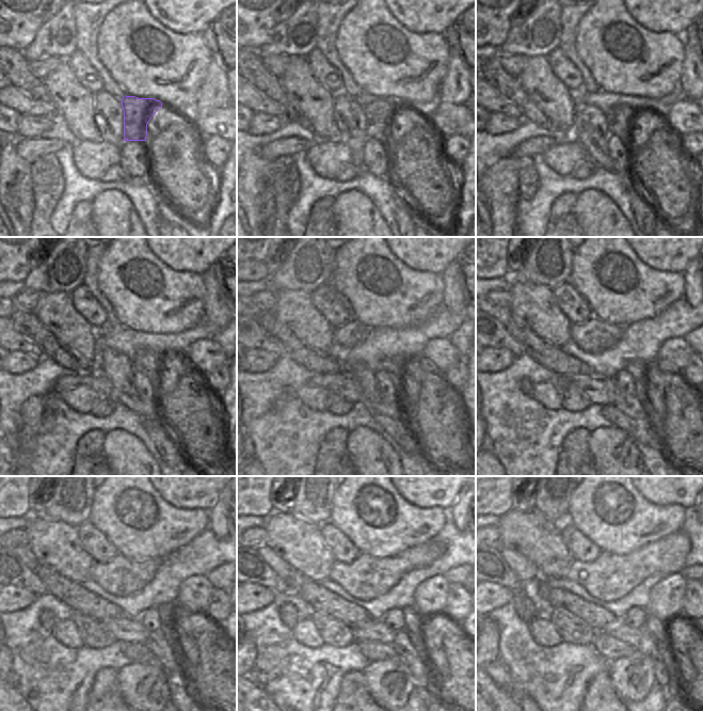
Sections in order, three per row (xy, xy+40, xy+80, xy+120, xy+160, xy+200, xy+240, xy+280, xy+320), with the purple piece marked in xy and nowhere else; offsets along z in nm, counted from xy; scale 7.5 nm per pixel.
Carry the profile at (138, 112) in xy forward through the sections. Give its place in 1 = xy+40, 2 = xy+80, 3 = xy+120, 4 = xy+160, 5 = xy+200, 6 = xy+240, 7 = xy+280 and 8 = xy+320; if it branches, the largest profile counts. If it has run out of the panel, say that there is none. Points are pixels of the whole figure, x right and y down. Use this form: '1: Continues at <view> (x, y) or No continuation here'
1: Continues at xy+40 (379, 113)
2: Continues at xy+80 (622, 123)
3: Continues at xy+120 (146, 362)
4: Continues at xy+160 (398, 370)
5: Continues at xy+200 (638, 370)
6: Continues at xy+240 (172, 622)
7: Continues at xy+280 (416, 630)
8: Continues at xy+320 (660, 633)

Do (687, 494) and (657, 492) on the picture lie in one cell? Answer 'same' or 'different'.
same

